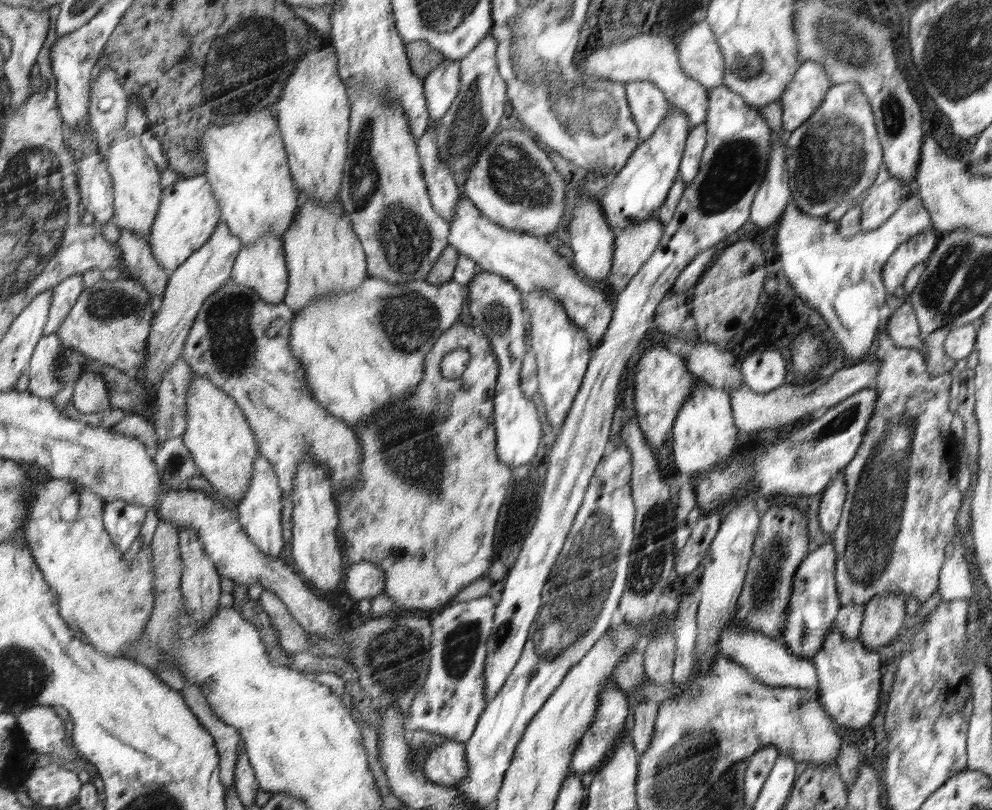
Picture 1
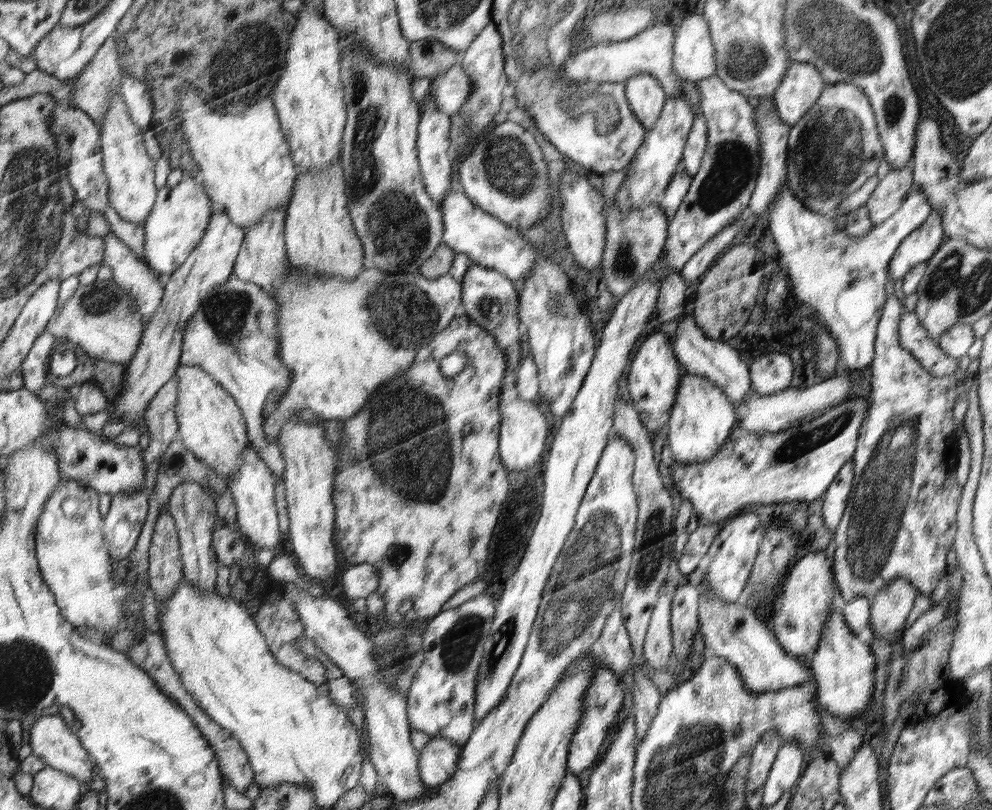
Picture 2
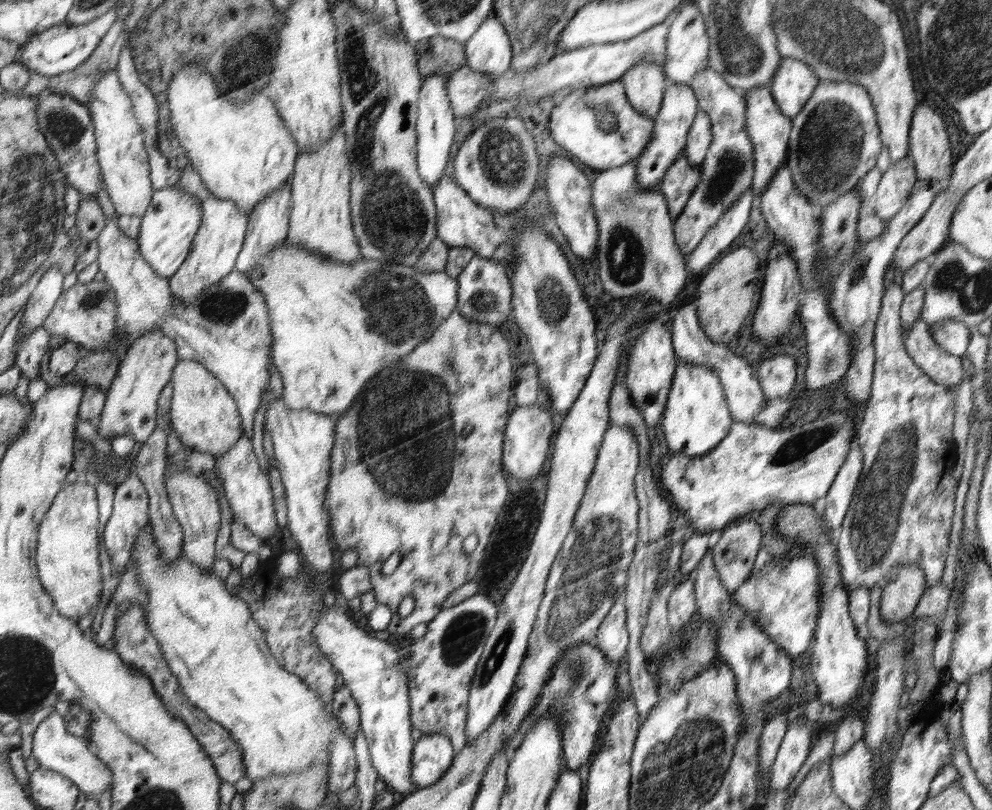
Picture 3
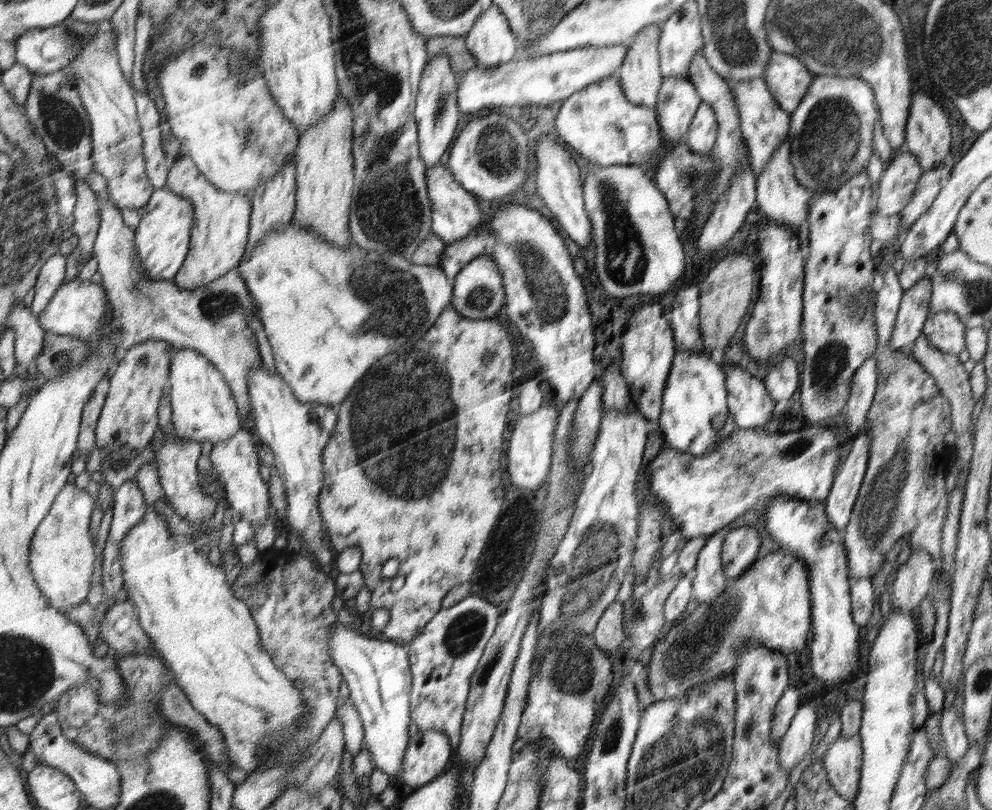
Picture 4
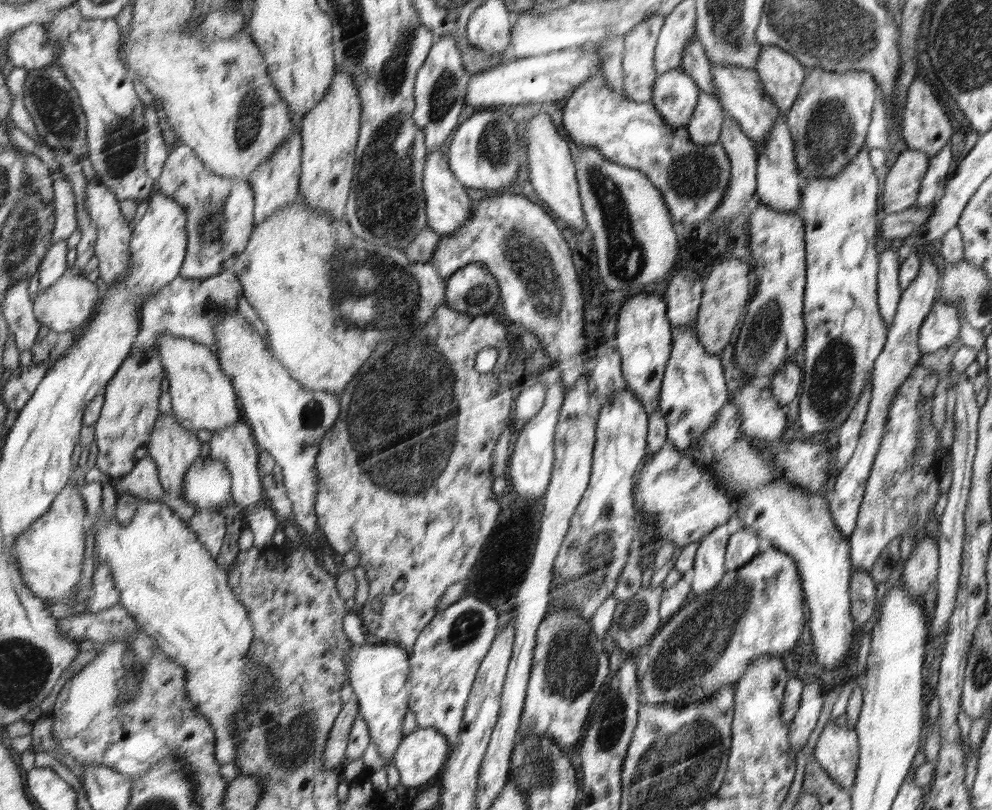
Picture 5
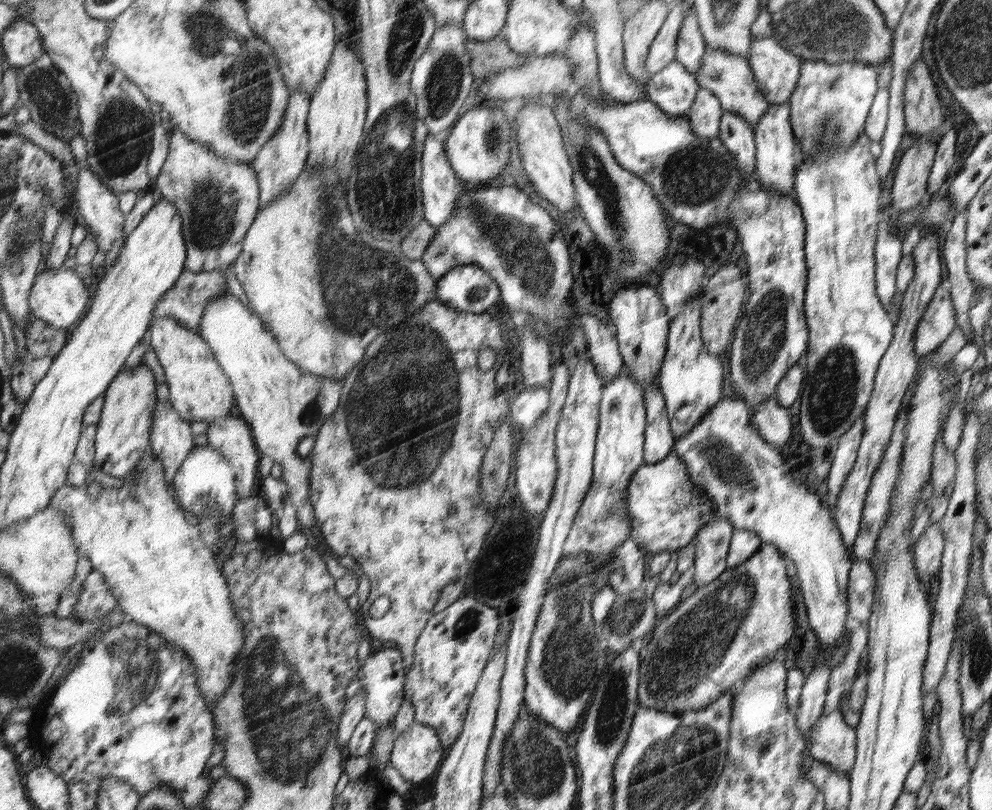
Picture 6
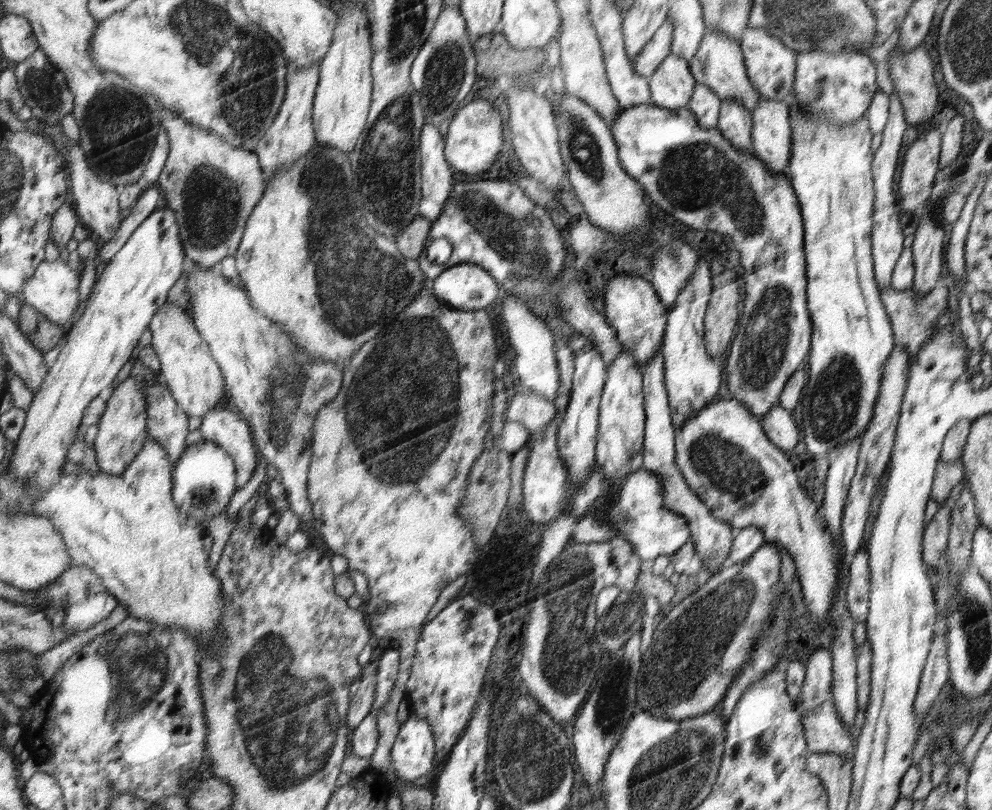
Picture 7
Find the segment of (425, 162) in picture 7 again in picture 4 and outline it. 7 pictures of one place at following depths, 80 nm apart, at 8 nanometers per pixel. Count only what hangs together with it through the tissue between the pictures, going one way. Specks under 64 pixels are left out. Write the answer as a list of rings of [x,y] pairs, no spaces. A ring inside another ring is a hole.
[[[444,164],[437,168],[430,168],[426,176],[428,195],[431,200],[432,233],[447,245],[466,238],[473,230],[479,230],[487,222],[488,216],[482,218],[476,200],[466,192],[465,187],[457,181],[454,174],[446,172]]]

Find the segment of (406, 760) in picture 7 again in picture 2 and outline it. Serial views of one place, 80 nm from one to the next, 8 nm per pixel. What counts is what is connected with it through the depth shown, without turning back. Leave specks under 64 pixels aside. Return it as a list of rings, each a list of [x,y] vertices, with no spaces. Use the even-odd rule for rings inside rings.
[[[432,737],[432,741],[422,749],[418,776],[426,787],[444,785],[456,773],[460,748],[449,738]]]

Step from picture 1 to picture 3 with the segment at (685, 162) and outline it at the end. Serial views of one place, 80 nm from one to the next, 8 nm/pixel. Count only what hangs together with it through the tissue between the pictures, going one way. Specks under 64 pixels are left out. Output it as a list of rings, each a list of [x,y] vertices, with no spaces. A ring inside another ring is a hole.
[[[699,110],[687,134],[684,153],[692,166],[701,166],[712,142],[712,122],[710,117]]]

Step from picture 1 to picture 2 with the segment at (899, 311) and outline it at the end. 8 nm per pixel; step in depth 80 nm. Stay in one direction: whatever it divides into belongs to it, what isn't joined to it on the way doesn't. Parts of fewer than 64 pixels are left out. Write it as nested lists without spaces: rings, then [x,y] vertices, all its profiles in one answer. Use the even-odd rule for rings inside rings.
[[[903,310],[902,318],[898,322],[898,338],[900,347],[908,350],[916,362],[922,365],[933,377],[940,378],[957,374],[960,370],[959,361],[948,357],[941,350],[939,344],[929,336],[924,326],[914,312]]]

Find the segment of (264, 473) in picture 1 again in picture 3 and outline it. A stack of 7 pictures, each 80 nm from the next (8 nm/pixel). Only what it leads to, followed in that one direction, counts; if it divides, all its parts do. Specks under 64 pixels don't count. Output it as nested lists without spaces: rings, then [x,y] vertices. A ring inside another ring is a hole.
[[[243,434],[238,439],[237,444],[226,451],[226,454],[219,454],[214,458],[218,476],[223,481],[223,488],[233,512],[233,519],[263,541],[272,539],[274,536],[272,532],[276,532],[272,489],[270,482],[268,482],[268,476],[262,472],[258,460],[254,456],[254,450],[252,450],[248,436]]]

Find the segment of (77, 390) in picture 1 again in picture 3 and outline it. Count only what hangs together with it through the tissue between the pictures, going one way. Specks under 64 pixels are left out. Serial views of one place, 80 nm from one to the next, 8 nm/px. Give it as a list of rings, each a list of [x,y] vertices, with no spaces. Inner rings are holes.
[[[189,164],[180,169],[182,175],[174,186],[180,187],[187,193],[201,199],[201,209],[204,217],[201,220],[201,228],[198,229],[196,240],[190,249],[189,256],[180,266],[173,277],[169,279],[170,295],[180,299],[180,303],[188,305],[197,301],[201,294],[211,285],[216,285],[227,277],[236,268],[237,258],[244,246],[248,230],[249,217],[245,210],[236,205],[233,200],[218,198],[204,185],[201,175]],[[162,331],[144,333],[138,339],[138,341],[129,346],[126,354],[120,359],[118,372],[107,393],[96,385],[89,384],[81,401],[79,408],[80,419],[90,422],[97,420],[98,428],[96,428],[96,432],[106,441],[114,436],[130,435],[133,436],[136,443],[145,443],[154,434],[156,431],[156,404],[158,396],[160,396],[162,388],[170,382],[170,376],[173,376],[172,370],[176,368],[178,363],[180,354],[176,354],[177,344]]]

